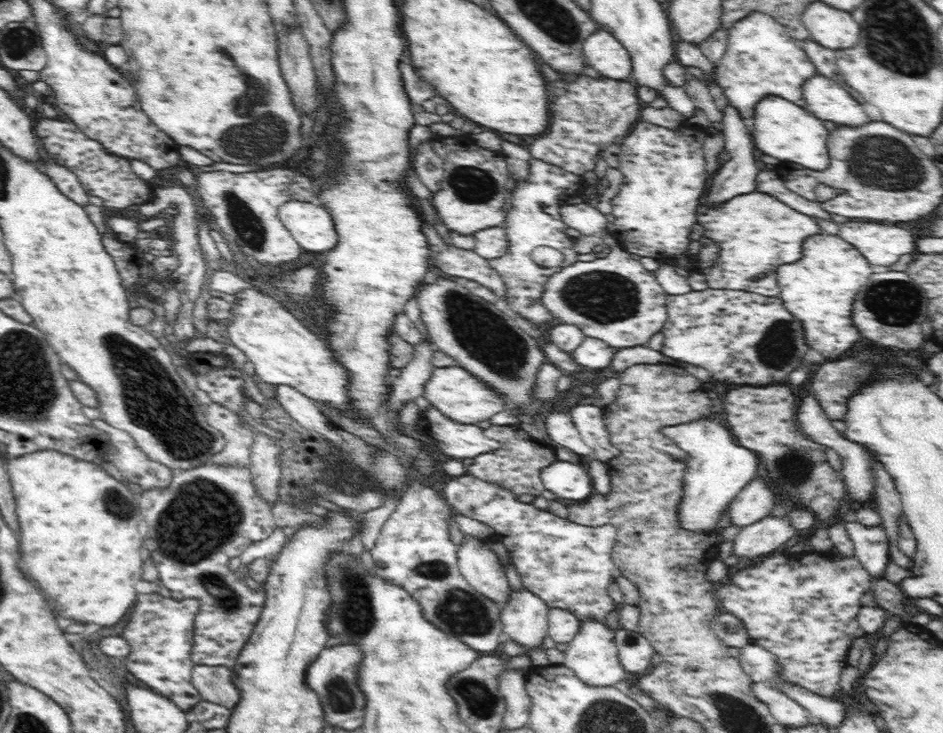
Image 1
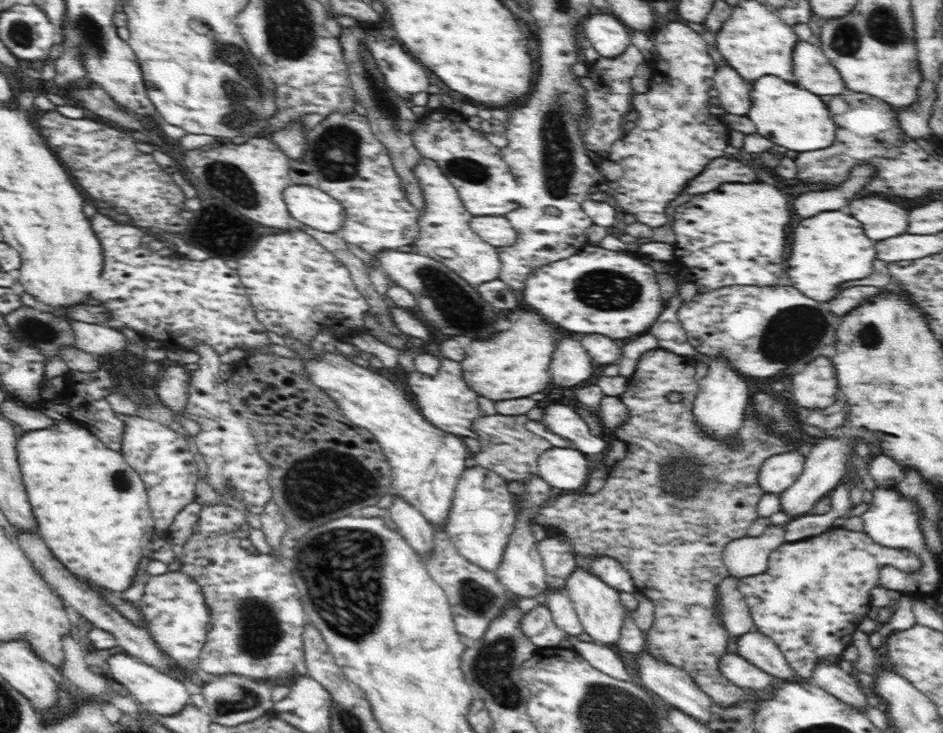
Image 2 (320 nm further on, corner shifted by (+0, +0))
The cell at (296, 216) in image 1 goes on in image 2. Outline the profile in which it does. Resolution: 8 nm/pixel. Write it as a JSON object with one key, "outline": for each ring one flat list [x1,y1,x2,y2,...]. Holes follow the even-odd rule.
{"outline":[[294,184,284,190,291,218,322,232,339,232,346,221,342,204,320,188]]}

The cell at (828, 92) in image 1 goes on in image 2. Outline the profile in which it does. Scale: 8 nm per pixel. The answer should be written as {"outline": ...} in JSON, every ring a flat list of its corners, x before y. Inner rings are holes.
{"outline":[[799,40,793,50,795,84,824,98,850,92,818,43]]}

